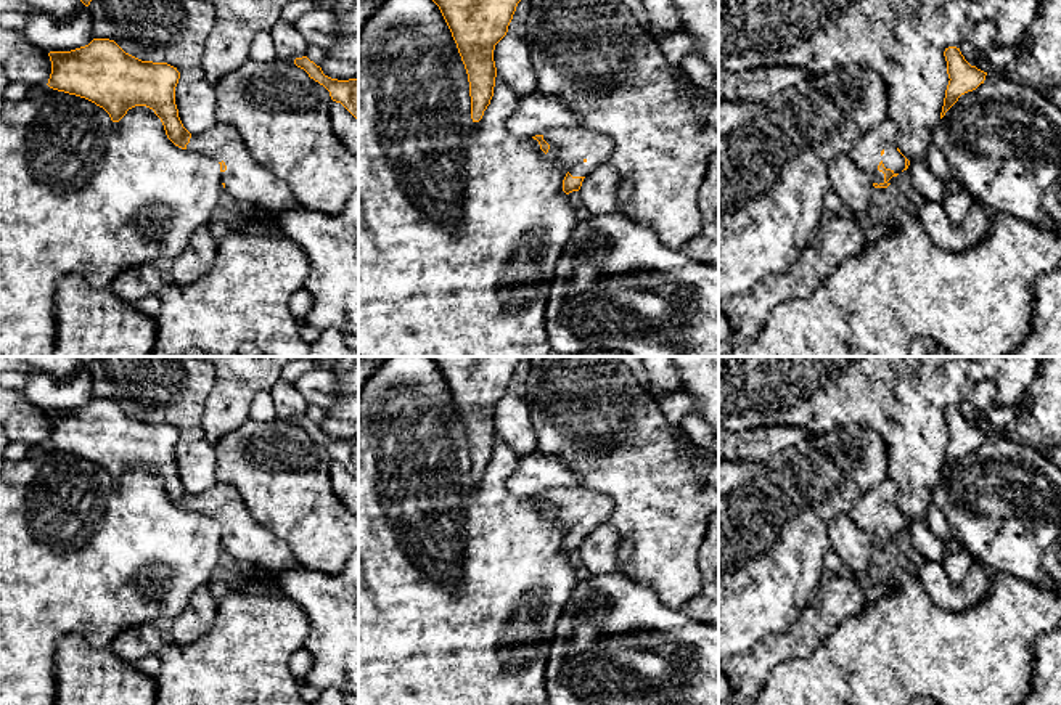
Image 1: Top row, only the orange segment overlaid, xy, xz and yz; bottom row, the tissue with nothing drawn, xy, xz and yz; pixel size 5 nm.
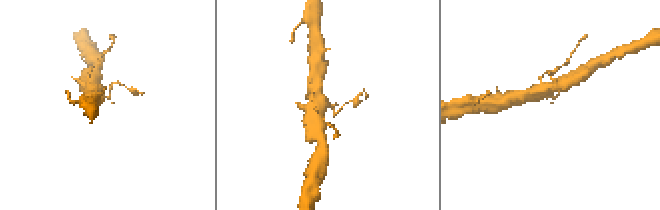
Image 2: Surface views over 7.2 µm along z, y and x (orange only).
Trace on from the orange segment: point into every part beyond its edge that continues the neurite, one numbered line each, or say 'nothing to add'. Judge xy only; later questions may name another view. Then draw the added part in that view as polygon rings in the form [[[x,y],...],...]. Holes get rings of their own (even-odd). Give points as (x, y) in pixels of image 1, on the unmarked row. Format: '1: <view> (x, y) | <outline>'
1: xy (248, 541) | [[[217,482],[212,488],[191,495],[186,511],[225,522],[227,530],[220,532],[223,552],[238,560],[241,567],[265,570],[304,567],[283,540],[254,519],[241,495],[227,483]]]

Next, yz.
1: yz (867, 513) | [[[889,479],[870,488],[849,516],[878,544],[884,543],[884,533],[878,530],[881,522],[894,533],[905,528],[905,517],[897,511],[897,488]]]

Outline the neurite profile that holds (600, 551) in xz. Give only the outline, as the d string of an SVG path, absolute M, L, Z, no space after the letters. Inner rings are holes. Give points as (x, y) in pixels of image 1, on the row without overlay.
M609 524L593 528L579 549L582 565L592 575L621 572L621 541L621 535Z

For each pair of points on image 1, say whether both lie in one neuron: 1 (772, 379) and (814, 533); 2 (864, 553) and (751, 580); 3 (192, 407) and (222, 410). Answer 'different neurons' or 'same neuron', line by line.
1: different neurons
2: different neurons
3: different neurons

